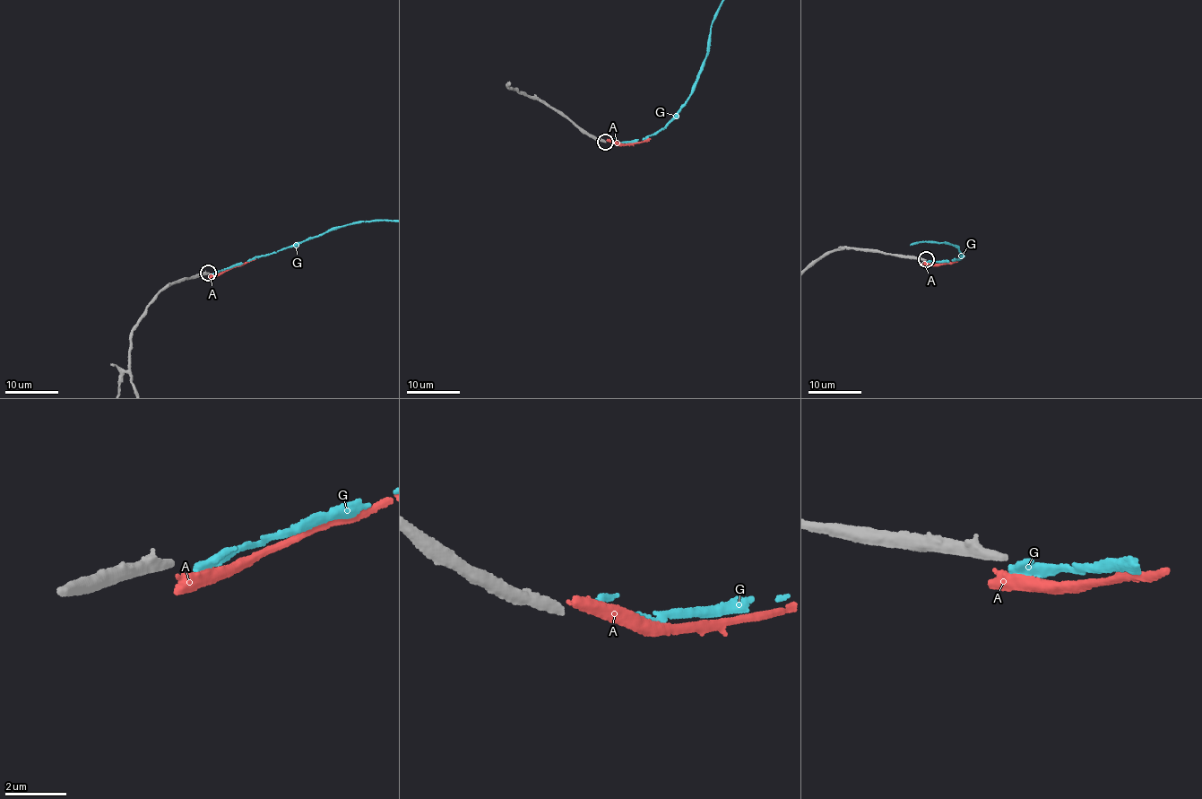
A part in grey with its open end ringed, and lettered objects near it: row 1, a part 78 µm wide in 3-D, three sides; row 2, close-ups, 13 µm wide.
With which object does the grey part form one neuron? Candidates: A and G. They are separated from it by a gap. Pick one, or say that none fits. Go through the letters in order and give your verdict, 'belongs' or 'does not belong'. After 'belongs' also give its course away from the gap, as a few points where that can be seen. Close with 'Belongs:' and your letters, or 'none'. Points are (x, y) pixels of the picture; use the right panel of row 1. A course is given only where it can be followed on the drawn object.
A: does not belong
G: does not belong
Belongs: none

